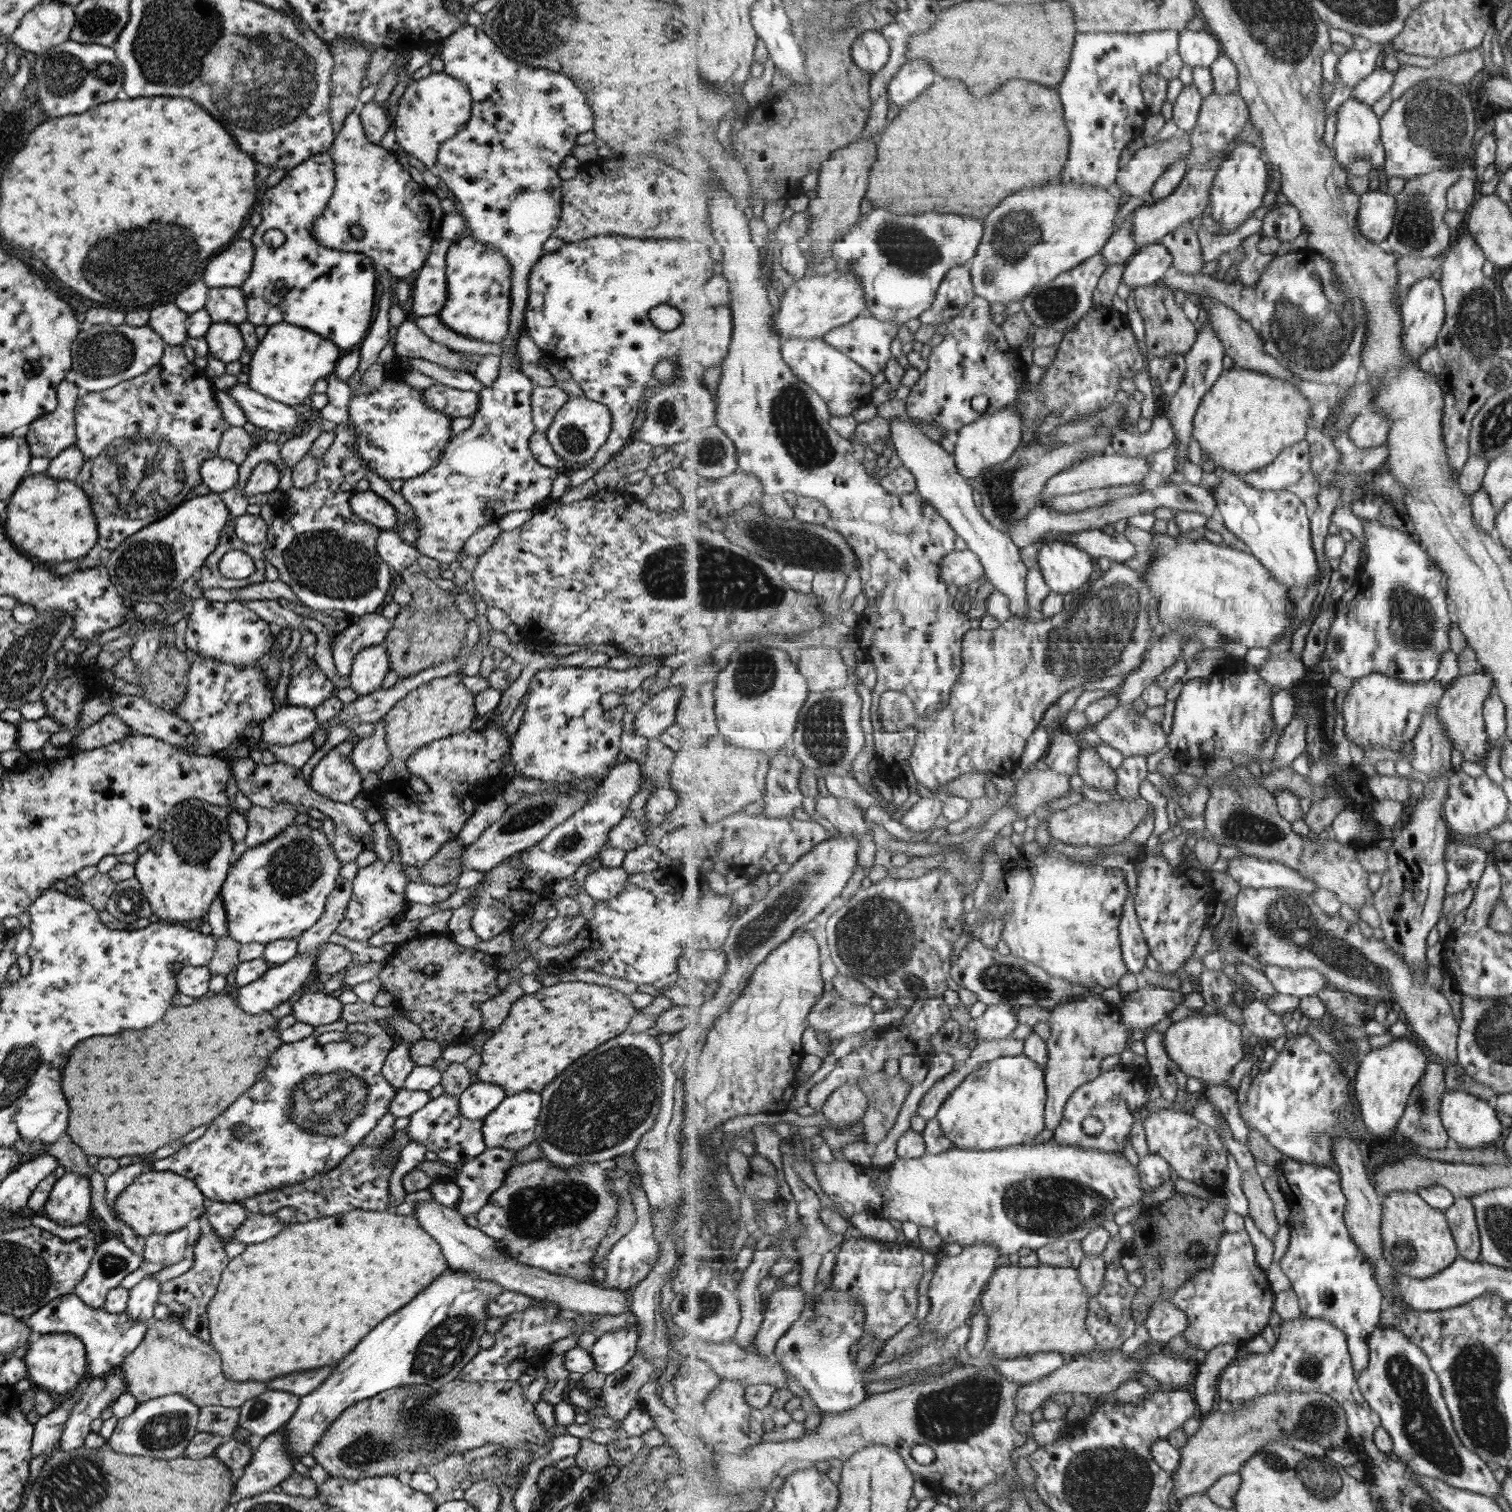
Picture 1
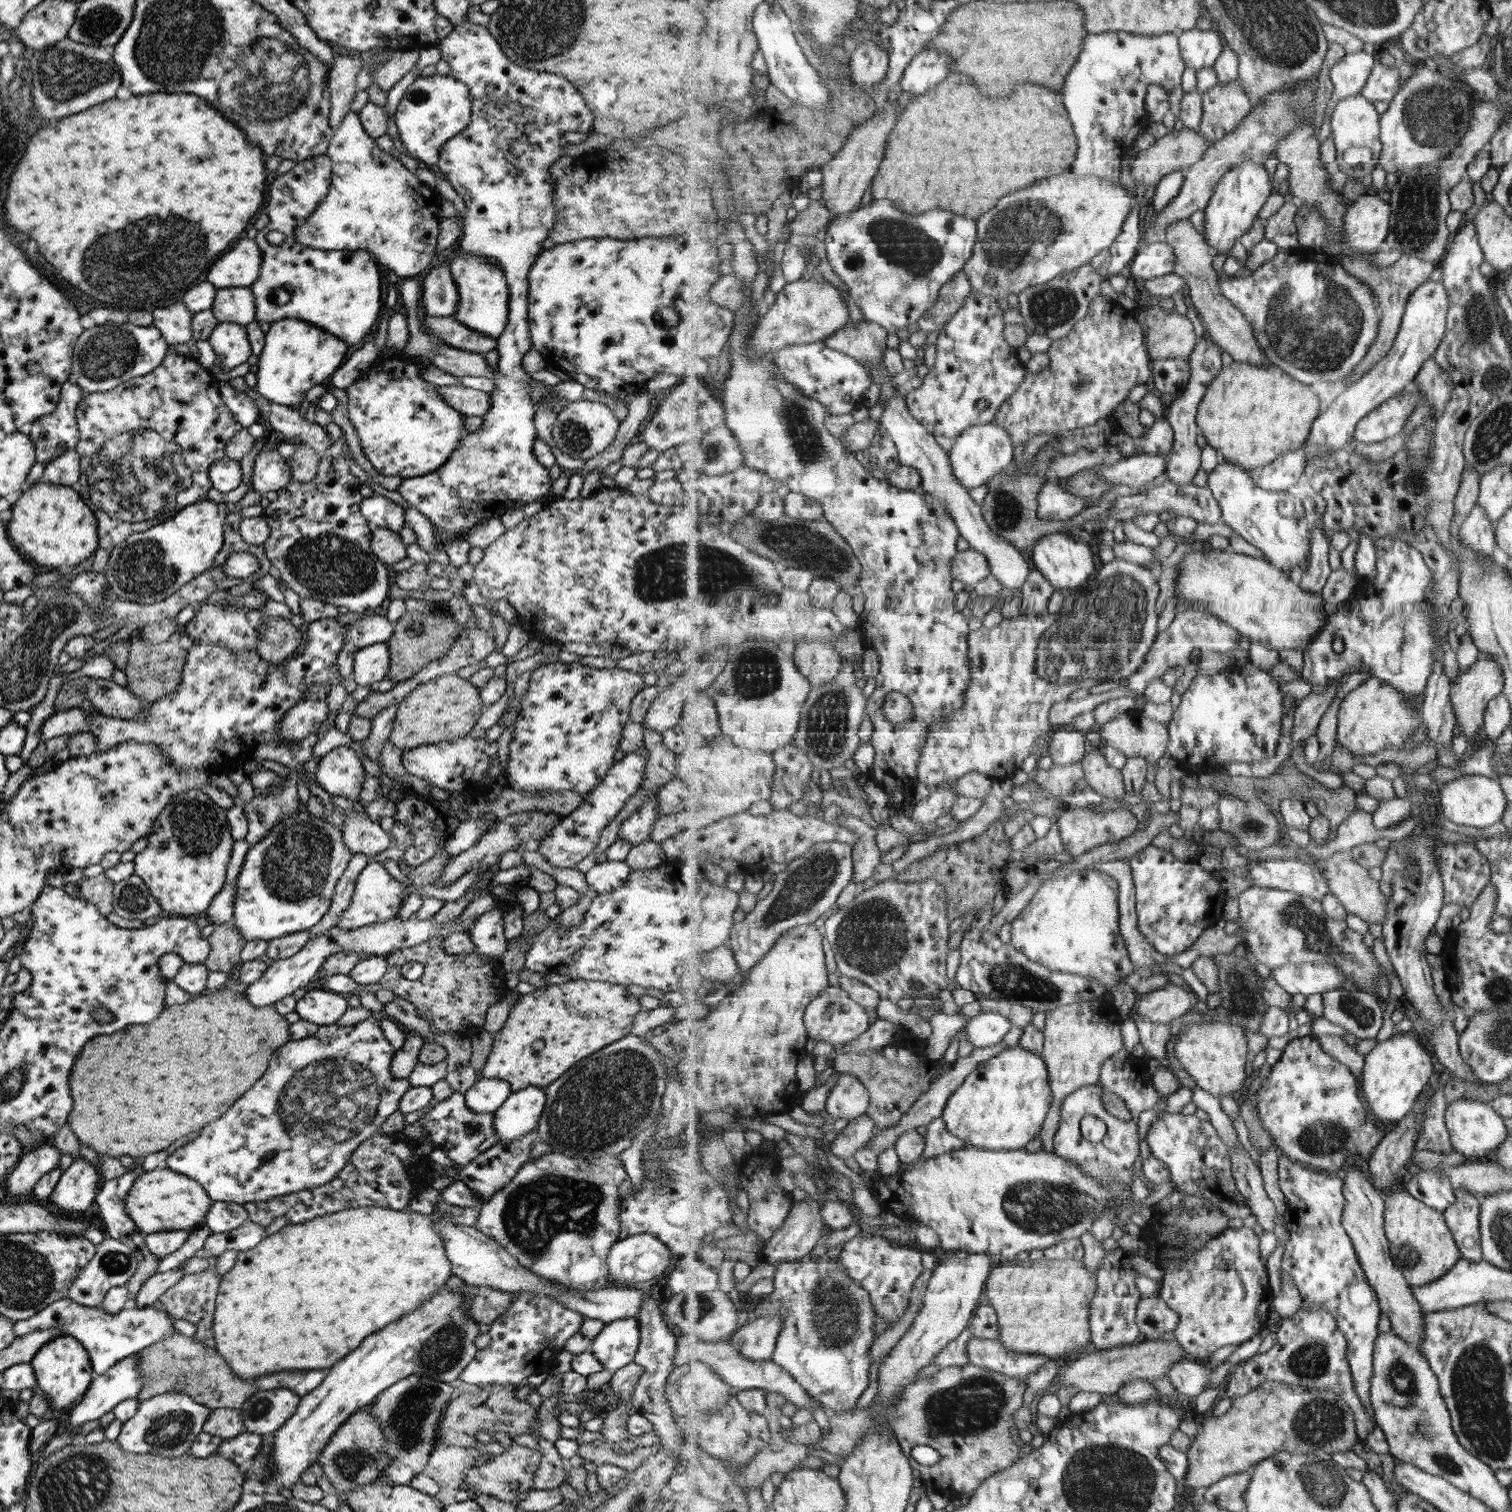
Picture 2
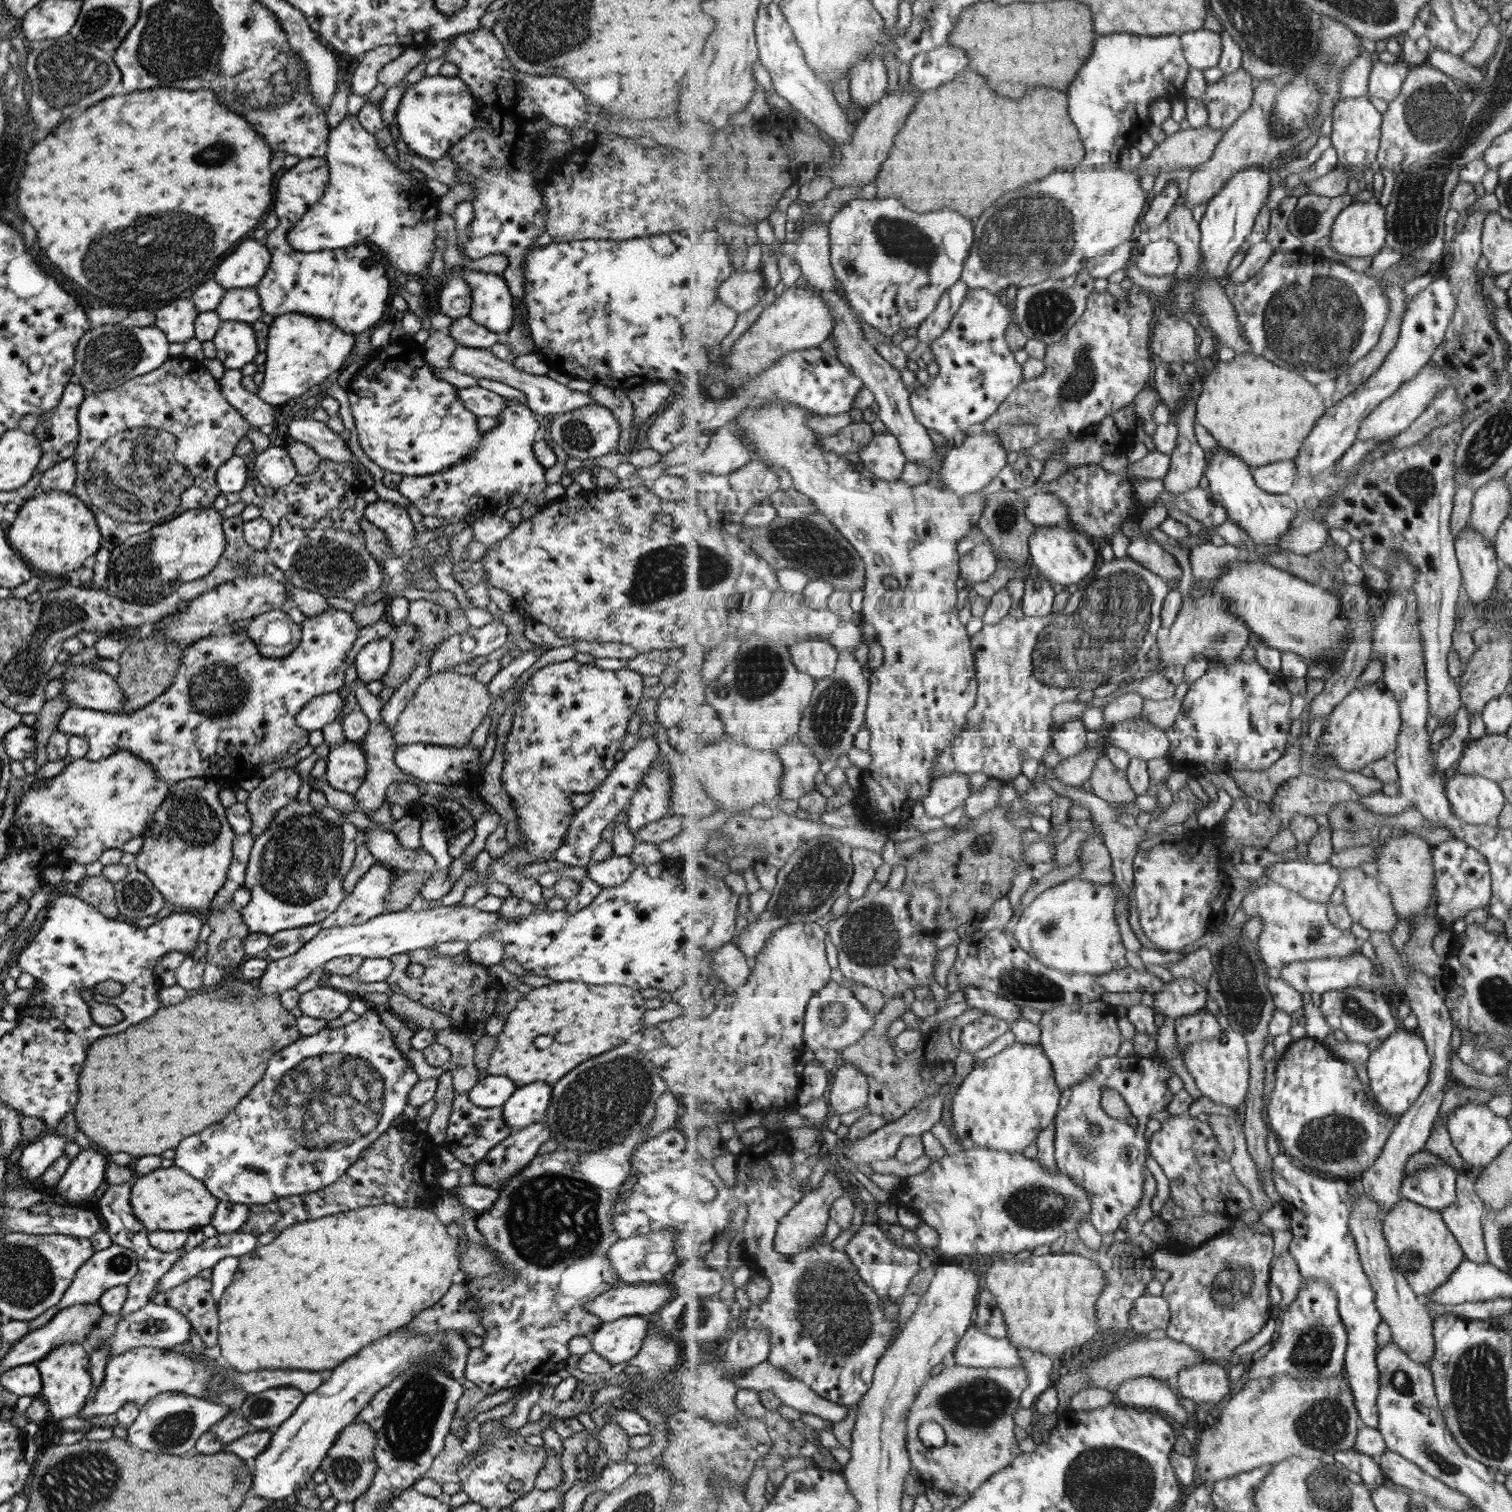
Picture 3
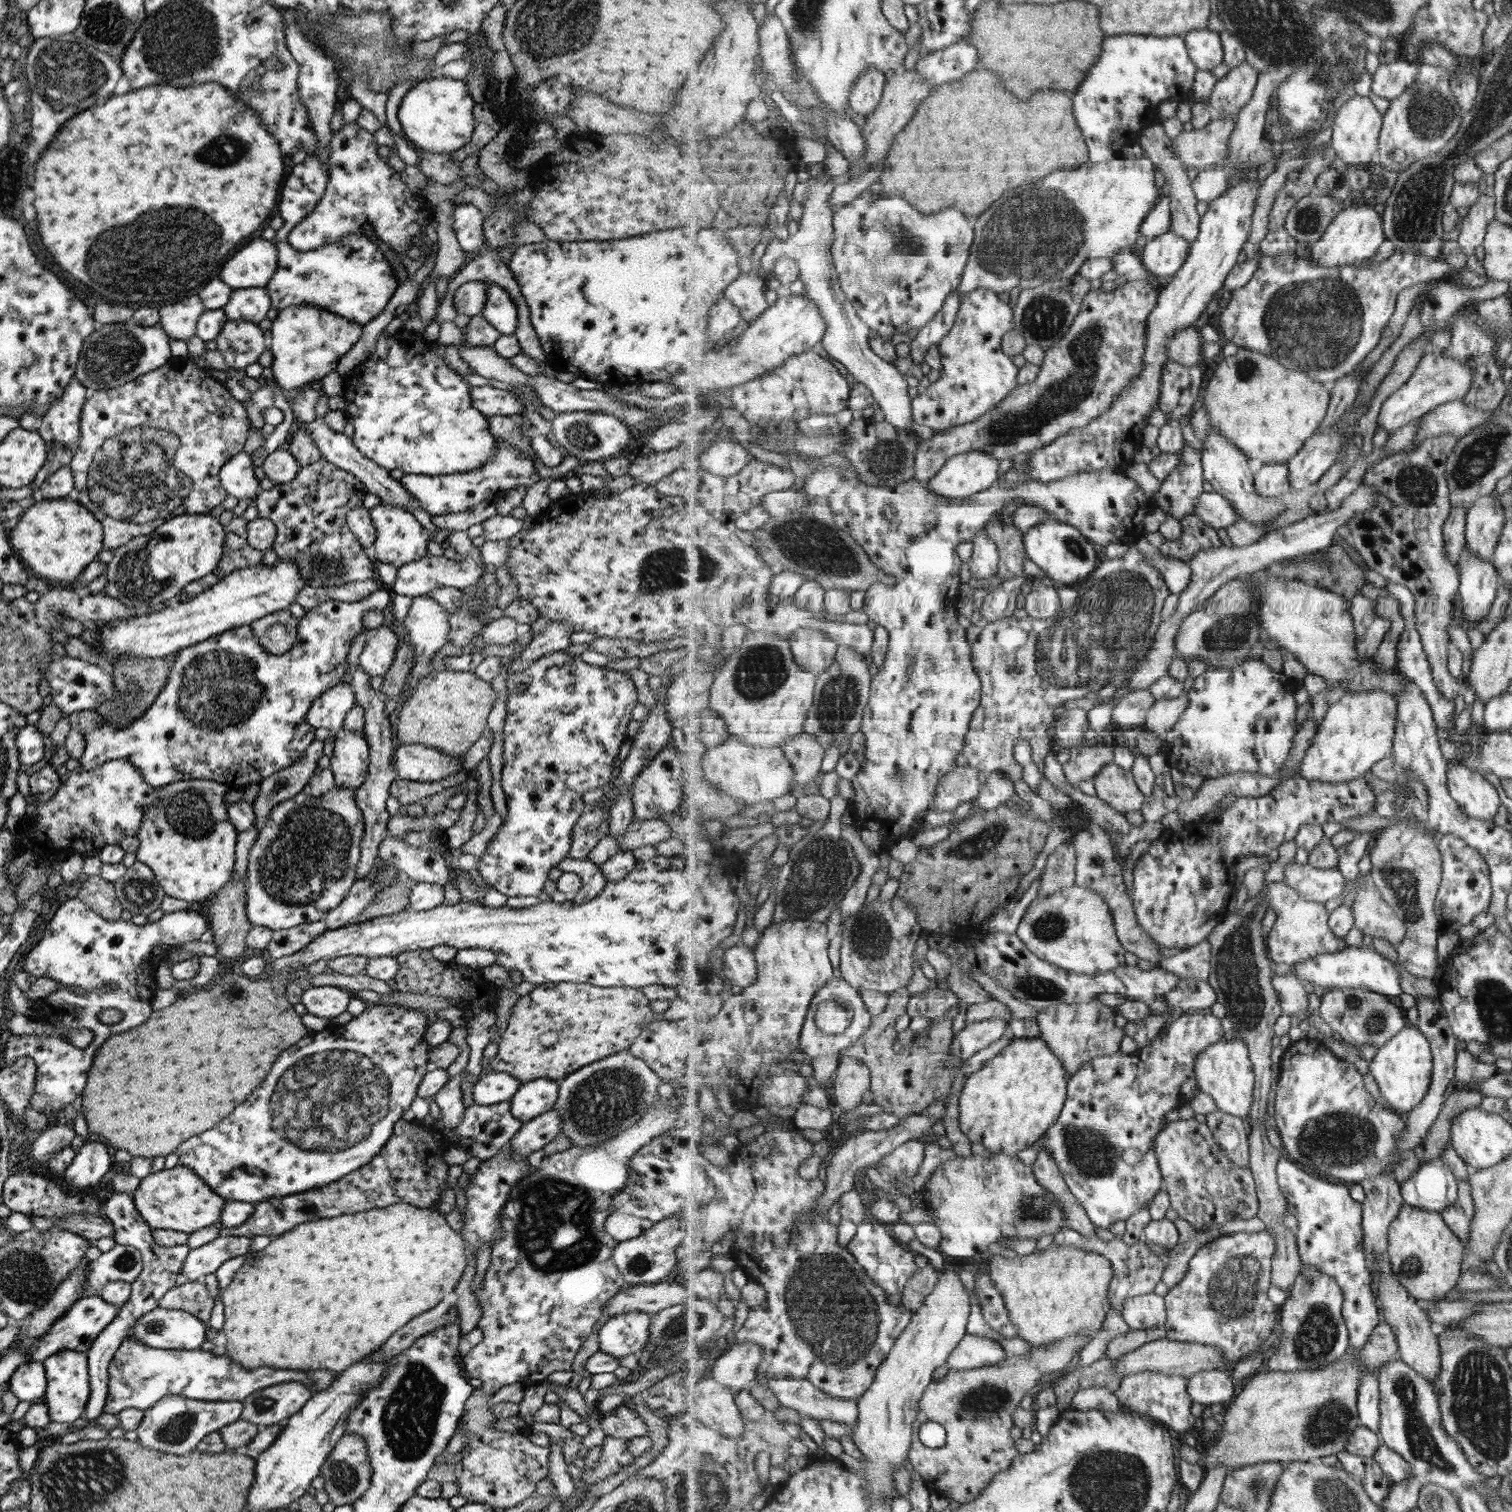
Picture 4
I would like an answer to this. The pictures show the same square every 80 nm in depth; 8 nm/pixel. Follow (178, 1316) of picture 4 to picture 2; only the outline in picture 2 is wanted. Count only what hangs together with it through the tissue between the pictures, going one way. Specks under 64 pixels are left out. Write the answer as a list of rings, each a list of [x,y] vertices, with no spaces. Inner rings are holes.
[[[65,1297],[48,1304],[31,1318],[14,1321],[14,1333],[18,1337],[35,1330],[47,1330],[54,1326],[60,1328],[64,1334],[71,1335],[83,1345],[88,1352],[93,1375],[96,1376],[103,1374],[110,1366],[123,1360],[126,1356],[177,1332],[169,1319],[172,1316],[167,1316],[166,1311],[155,1311],[152,1306],[139,1310],[126,1307],[117,1314],[109,1314],[99,1307],[86,1307]]]

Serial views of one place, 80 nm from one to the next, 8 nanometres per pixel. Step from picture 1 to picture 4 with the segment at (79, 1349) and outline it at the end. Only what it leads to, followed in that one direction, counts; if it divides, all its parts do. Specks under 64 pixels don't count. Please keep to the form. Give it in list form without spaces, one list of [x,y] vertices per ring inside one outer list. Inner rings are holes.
[[[61,1349],[42,1360],[46,1385],[40,1402],[46,1406],[50,1422],[72,1423],[81,1417],[89,1394],[87,1363],[86,1353],[71,1349]]]

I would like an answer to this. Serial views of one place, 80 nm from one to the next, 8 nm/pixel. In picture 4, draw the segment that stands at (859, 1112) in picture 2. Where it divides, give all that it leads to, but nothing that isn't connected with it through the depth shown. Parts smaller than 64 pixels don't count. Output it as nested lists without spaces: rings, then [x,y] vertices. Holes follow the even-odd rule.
[[[843,1053],[834,1079],[834,1105],[839,1111],[851,1111],[863,1104],[865,1092],[872,1085],[871,1069],[863,1060]]]

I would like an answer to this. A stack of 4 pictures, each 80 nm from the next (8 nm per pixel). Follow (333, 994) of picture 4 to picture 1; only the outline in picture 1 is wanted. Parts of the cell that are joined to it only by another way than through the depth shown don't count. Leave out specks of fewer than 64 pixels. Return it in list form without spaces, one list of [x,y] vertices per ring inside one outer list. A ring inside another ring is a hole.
[[[307,992],[301,994],[299,1000],[290,1006],[290,1014],[297,1022],[318,1027],[339,1019],[342,1006],[335,995]]]

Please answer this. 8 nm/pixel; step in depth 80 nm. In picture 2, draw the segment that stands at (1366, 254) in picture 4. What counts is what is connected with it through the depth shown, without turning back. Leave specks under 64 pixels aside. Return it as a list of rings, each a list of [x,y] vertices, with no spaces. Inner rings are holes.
[[[1366,192],[1350,205],[1343,242],[1360,253],[1375,254],[1390,235],[1392,204]]]

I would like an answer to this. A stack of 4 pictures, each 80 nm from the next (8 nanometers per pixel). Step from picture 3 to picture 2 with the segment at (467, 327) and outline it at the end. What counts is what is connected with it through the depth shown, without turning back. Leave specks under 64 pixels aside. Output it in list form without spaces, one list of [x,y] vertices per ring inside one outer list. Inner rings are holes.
[[[452,316],[423,318],[425,326],[444,344],[453,348],[484,354],[496,347],[496,339],[463,326]]]

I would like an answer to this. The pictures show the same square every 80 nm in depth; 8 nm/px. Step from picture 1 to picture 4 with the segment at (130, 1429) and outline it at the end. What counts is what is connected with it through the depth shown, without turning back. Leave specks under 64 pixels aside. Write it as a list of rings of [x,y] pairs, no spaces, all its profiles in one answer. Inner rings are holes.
[[[179,1395],[161,1397],[149,1410],[145,1410],[139,1426],[135,1430],[137,1442],[143,1448],[153,1448],[167,1454],[189,1454],[205,1436],[211,1432],[227,1426],[239,1419],[243,1406],[239,1401],[203,1402],[201,1400],[187,1400]]]

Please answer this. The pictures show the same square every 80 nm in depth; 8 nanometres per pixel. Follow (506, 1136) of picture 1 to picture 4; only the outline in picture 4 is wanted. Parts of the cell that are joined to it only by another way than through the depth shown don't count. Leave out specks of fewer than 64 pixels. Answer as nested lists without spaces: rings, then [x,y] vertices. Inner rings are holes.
[[[537,1078],[519,1085],[509,1101],[509,1112],[520,1122],[527,1122],[552,1108],[557,1096],[555,1080]]]

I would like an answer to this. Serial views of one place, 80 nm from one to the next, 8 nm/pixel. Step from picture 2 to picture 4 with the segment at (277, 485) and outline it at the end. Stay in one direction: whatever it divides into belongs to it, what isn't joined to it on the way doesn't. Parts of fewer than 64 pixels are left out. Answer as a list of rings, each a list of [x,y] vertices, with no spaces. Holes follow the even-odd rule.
[[[283,449],[264,454],[260,463],[265,478],[273,486],[278,483],[289,483],[300,470],[299,464],[293,459],[293,456]]]

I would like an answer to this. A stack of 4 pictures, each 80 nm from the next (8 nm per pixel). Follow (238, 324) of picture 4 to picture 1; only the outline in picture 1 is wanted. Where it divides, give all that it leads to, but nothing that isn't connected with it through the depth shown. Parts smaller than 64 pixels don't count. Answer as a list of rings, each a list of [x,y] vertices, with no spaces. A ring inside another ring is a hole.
[[[212,322],[202,337],[207,343],[208,354],[225,364],[238,360],[246,347],[234,324]]]

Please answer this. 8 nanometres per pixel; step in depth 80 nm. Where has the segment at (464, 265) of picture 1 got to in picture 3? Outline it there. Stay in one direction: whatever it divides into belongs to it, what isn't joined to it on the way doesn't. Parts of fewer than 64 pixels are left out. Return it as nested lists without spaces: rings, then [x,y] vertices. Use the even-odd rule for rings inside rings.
[[[467,271],[461,279],[465,282],[466,291],[469,291],[470,286],[470,307],[466,316],[475,324],[478,324],[491,332],[500,335],[507,332],[515,314],[512,296],[508,291],[504,278],[497,273]]]

